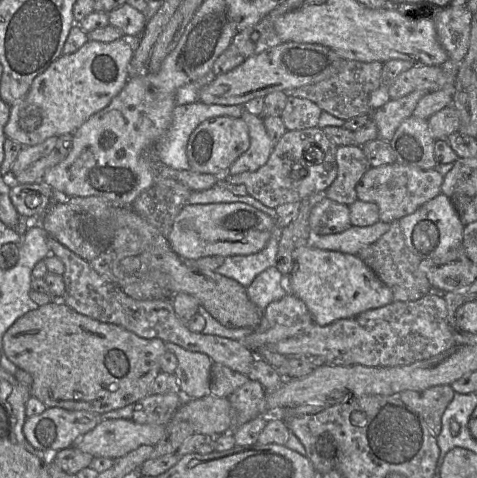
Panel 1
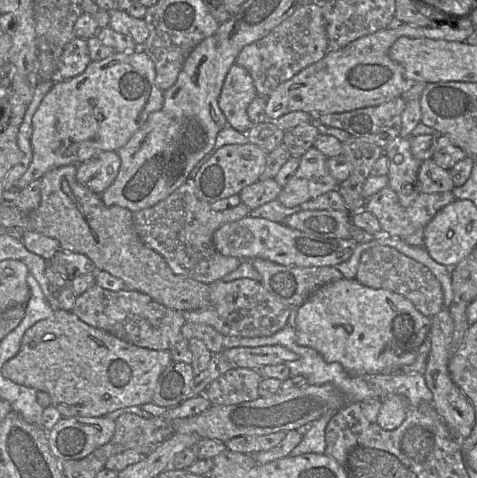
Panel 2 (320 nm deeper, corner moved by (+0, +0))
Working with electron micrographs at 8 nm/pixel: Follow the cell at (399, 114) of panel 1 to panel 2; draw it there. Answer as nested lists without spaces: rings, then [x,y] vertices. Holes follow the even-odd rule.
[[[395,137],[385,146],[384,153],[389,160],[388,186],[397,194],[401,206],[410,207],[419,194],[418,172],[421,164],[411,153],[410,137]]]

